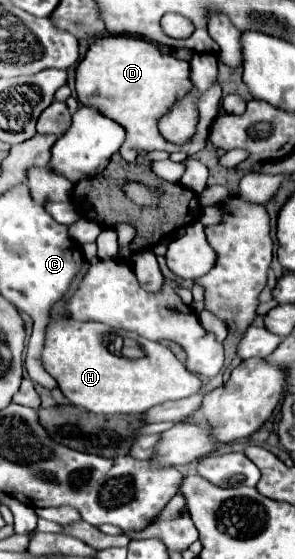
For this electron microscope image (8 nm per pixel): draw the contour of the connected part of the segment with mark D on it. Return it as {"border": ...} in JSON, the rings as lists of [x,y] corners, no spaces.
{"border":[[[102,37],[102,39],[96,39],[86,57],[78,63],[76,67],[76,95],[78,95],[78,101],[84,103],[84,105],[92,105],[96,107],[102,115],[108,115],[110,119],[118,121],[124,129],[126,129],[126,141],[124,145],[120,147],[120,153],[122,155],[138,155],[140,151],[184,151],[186,155],[194,155],[196,151],[200,151],[204,145],[206,145],[206,137],[208,137],[208,129],[216,117],[216,111],[220,107],[220,85],[214,83],[208,91],[204,91],[204,95],[200,95],[198,99],[198,125],[196,125],[196,133],[194,137],[184,143],[184,145],[176,145],[176,143],[170,143],[162,137],[160,129],[158,129],[158,121],[162,115],[166,115],[180,99],[184,99],[184,95],[192,93],[192,79],[190,79],[190,63],[188,61],[182,61],[182,59],[176,59],[172,55],[162,55],[158,51],[158,47],[154,43],[148,43],[144,39],[136,39],[136,37]]]}

